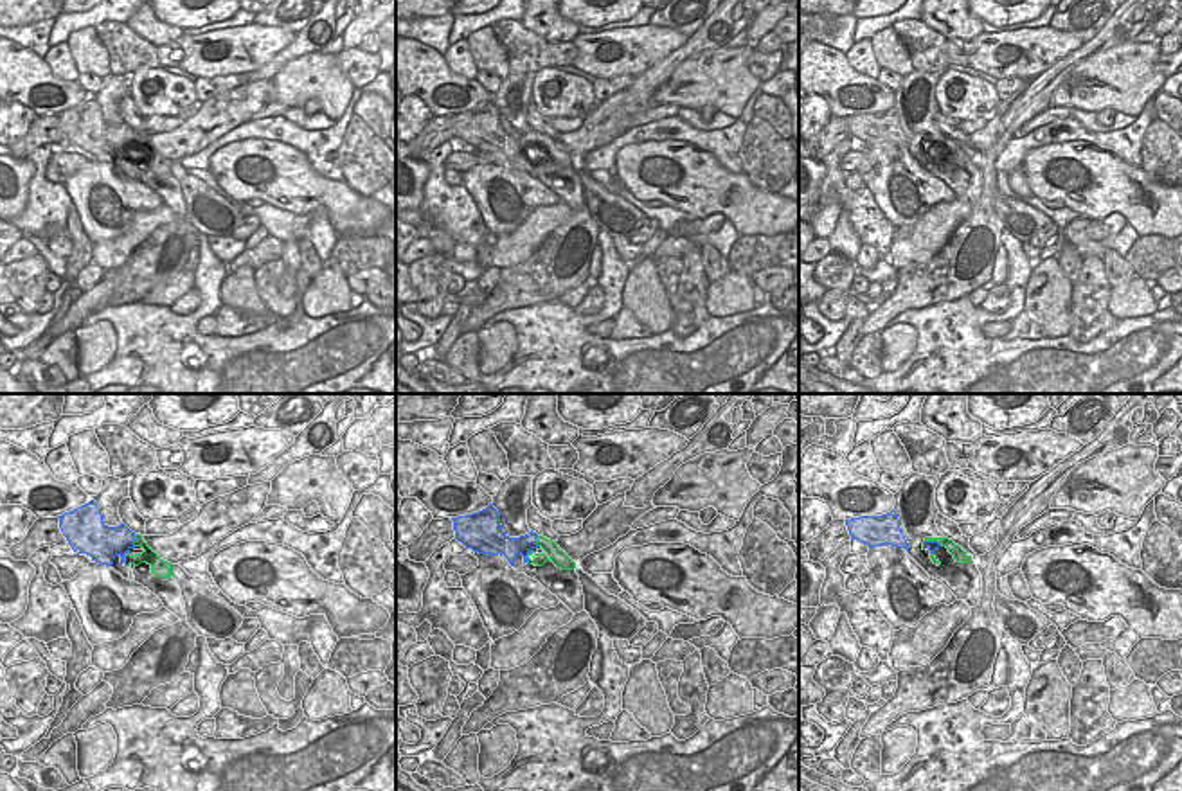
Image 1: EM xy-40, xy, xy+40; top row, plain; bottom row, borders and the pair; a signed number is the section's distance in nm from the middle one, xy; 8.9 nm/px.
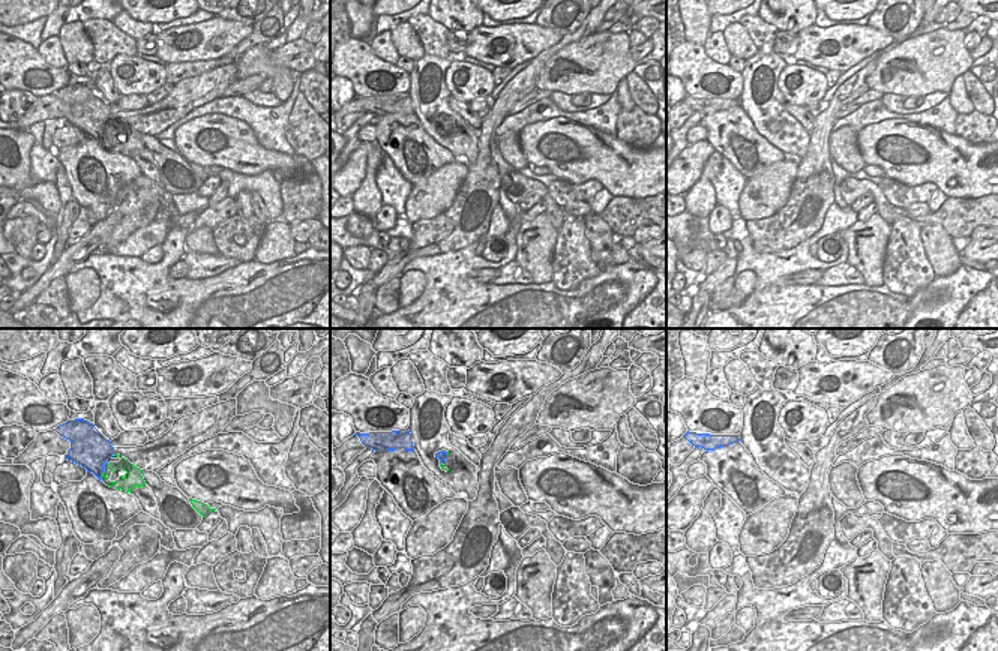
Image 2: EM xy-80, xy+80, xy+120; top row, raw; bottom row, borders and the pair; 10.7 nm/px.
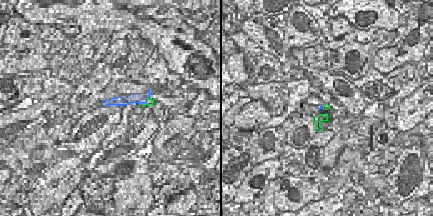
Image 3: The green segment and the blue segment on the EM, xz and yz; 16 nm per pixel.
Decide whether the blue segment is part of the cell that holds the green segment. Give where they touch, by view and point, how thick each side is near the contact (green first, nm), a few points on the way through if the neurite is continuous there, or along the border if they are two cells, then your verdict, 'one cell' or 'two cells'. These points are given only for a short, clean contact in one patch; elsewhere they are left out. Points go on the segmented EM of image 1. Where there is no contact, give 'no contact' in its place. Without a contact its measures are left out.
contact xy-40 (125, 556); calibres 130 and 320 nm; way xy-40 (148, 556), (125, 556), (112, 543), (101, 543); one cell

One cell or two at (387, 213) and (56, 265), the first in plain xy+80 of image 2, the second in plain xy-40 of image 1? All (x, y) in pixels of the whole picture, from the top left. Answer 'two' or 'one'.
two

